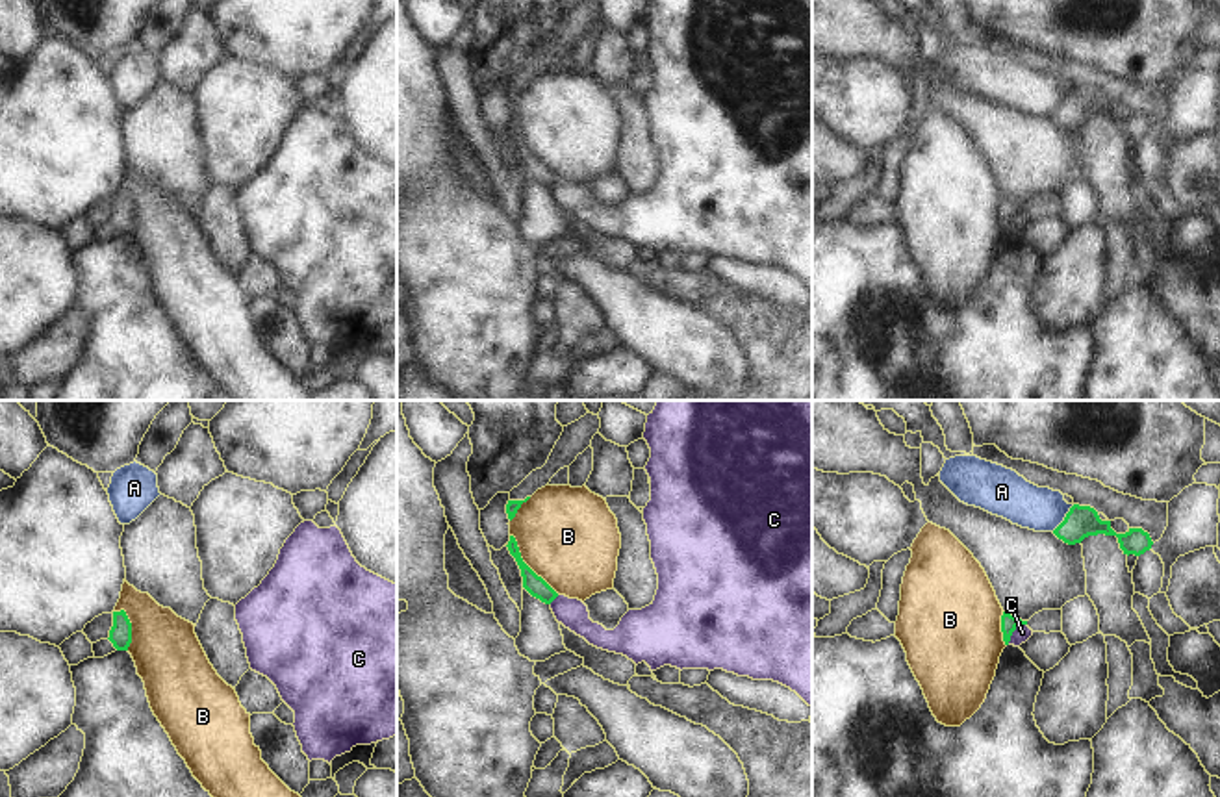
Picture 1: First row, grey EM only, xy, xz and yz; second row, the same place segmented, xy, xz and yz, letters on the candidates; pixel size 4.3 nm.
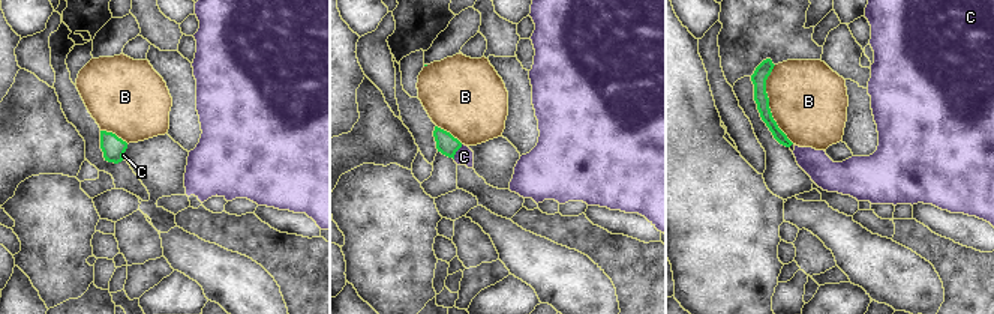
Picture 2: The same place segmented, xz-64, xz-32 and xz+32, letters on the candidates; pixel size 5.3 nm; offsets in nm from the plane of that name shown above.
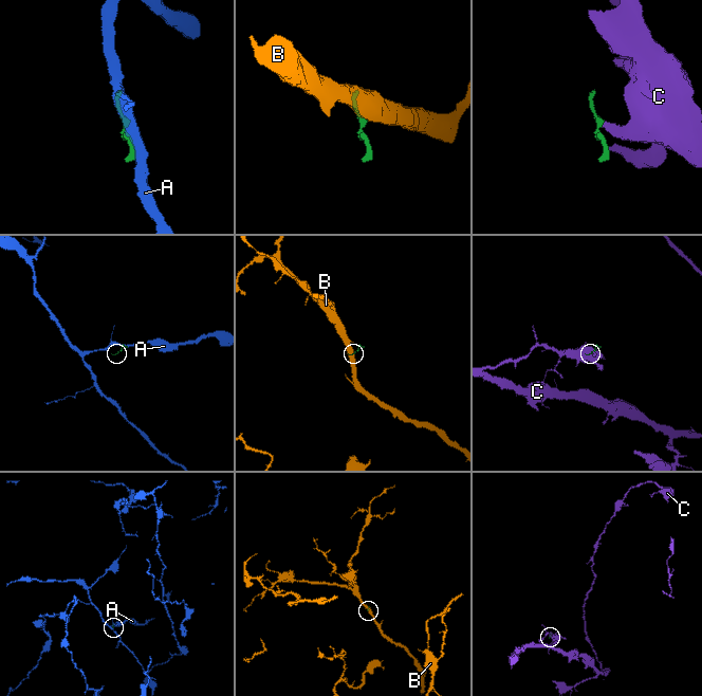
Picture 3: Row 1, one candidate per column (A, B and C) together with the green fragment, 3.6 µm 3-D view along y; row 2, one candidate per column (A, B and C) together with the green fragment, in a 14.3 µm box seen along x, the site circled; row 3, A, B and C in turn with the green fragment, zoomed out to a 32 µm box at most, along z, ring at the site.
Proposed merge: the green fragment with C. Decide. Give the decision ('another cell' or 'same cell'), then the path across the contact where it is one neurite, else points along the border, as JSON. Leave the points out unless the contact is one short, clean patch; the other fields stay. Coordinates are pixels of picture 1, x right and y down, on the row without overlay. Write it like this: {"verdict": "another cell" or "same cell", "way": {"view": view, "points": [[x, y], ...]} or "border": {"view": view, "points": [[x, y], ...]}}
{"verdict": "another cell", "border": {"view": "yz", "points": [[1026, 208], [1013, 217], [1007, 228]]}}

